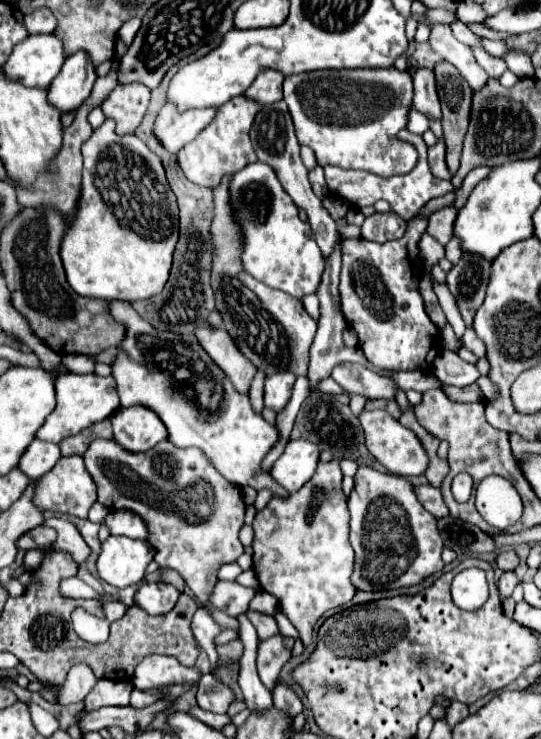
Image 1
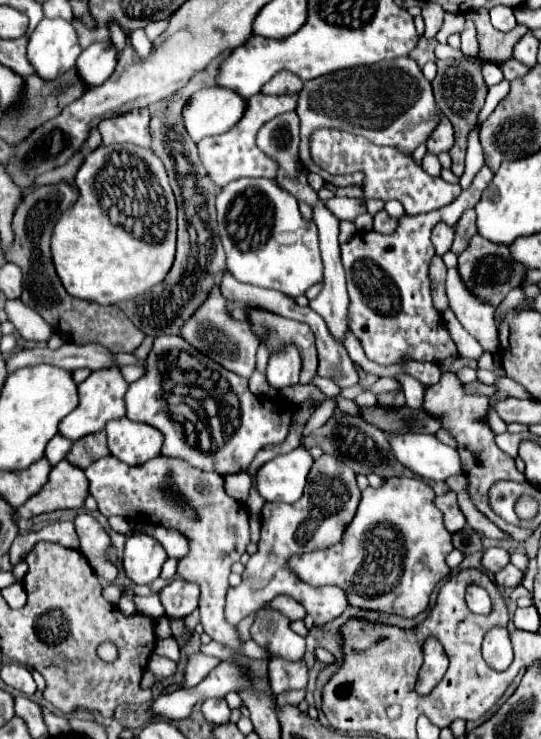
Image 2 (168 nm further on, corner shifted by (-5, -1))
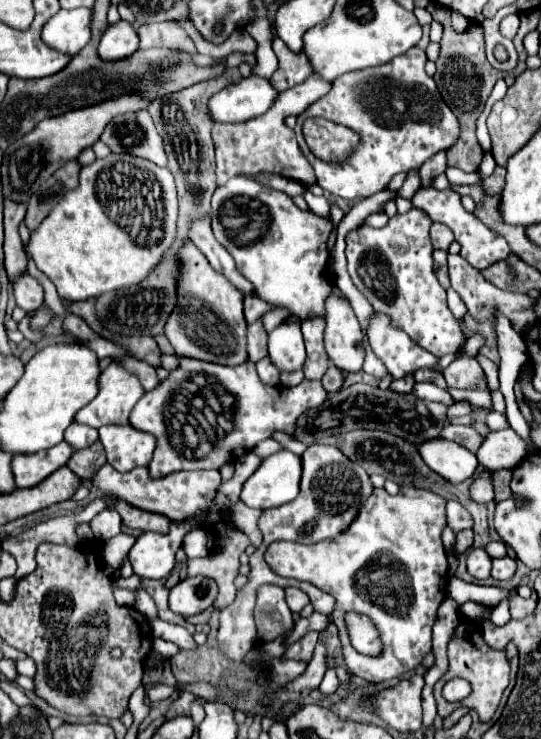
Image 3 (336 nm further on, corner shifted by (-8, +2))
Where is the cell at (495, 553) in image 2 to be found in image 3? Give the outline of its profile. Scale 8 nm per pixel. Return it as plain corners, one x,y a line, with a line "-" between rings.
472,548
468,554
468,572
474,578
490,578
490,570
492,570
492,556
484,550
484,548

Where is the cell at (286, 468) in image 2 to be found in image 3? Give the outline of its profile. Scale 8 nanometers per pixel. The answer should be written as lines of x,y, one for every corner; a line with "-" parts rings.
280,450
264,460
260,468
246,480
240,500
258,510
292,502
300,492
302,458
290,450

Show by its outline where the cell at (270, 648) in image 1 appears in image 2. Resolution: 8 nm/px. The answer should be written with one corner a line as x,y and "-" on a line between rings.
263,607
257,611
255,621
251,625
251,639
265,647
273,657
293,661
303,659
305,639
293,633
289,623
291,621
283,613
271,607

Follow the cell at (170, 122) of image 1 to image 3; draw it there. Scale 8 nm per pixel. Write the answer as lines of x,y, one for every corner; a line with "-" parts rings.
248,76
238,84
230,84
228,88
216,92
208,100
208,116
214,124
244,122
264,114
272,106
276,94
278,92
270,86
270,80

